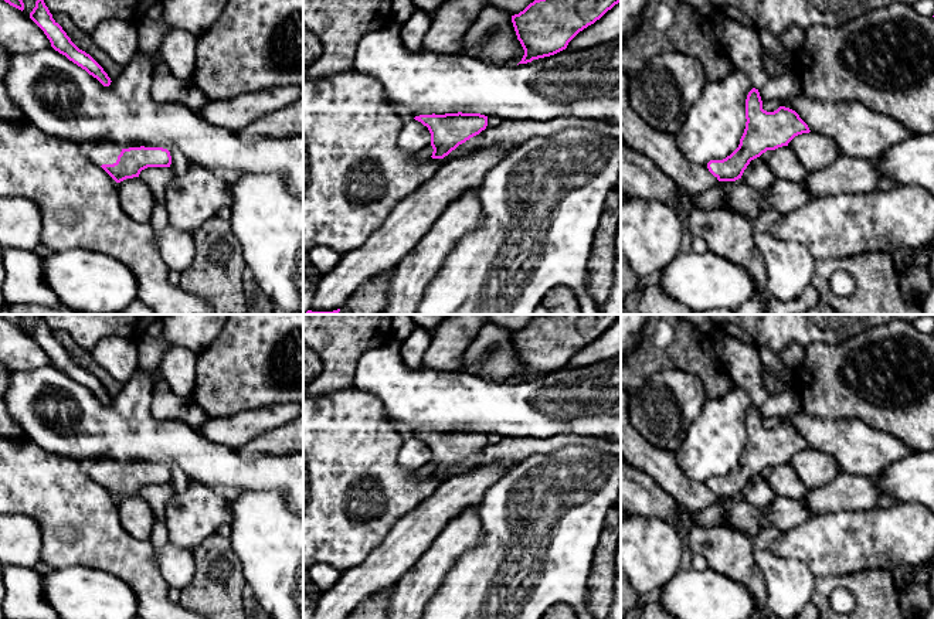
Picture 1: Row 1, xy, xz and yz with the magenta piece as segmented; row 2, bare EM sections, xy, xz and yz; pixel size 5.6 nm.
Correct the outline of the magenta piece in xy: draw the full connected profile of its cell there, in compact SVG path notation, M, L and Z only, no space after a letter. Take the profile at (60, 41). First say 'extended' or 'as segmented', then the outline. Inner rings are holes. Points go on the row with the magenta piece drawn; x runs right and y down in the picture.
as segmented | M37 0L35 7L30 13L30 18L44 31L51 42L51 47L69 61L85 69L89 75L96 78L103 86L111 85L111 78L103 68L85 51L79 50L62 27L52 18L44 0Z

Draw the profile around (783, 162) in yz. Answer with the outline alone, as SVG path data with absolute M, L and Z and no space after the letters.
M789 146L771 150L771 156L767 163L777 180L801 183L808 176L806 169L801 164Z

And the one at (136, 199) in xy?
M140 177L118 183L119 203L126 215L140 224L150 224L154 197Z

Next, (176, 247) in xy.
M167 224L163 229L154 231L154 242L170 271L181 273L194 261L196 244L190 232Z

